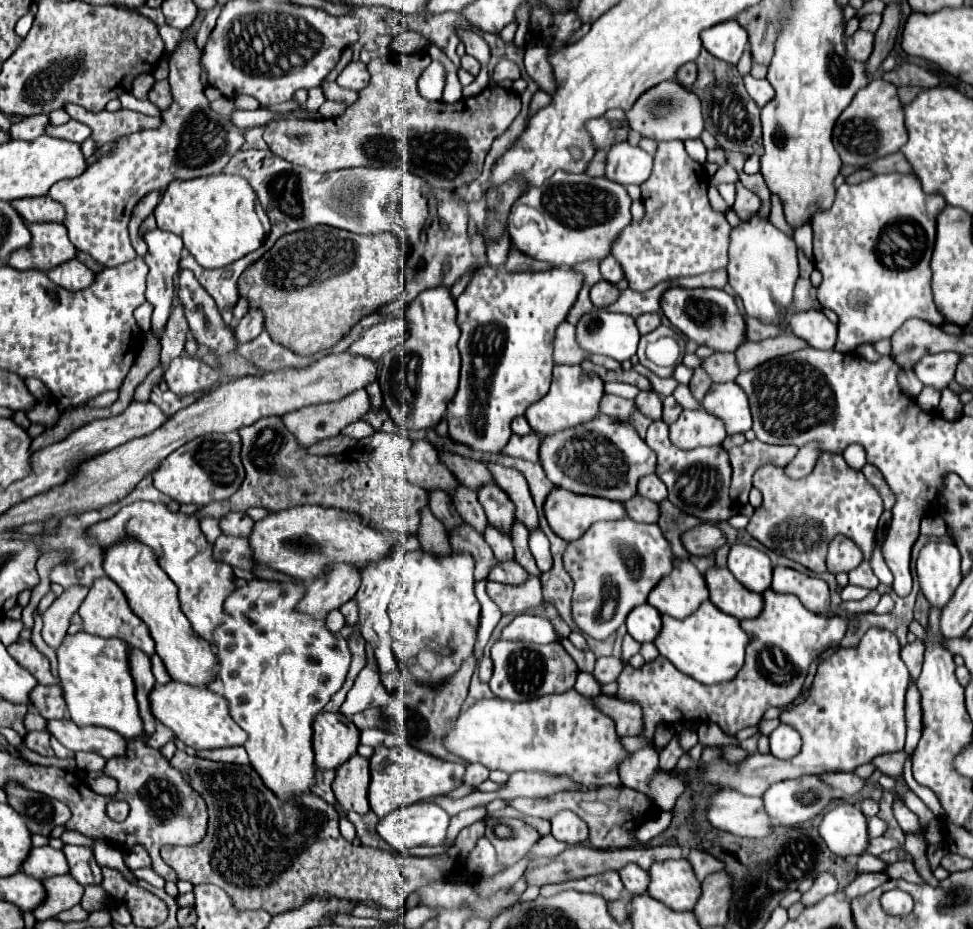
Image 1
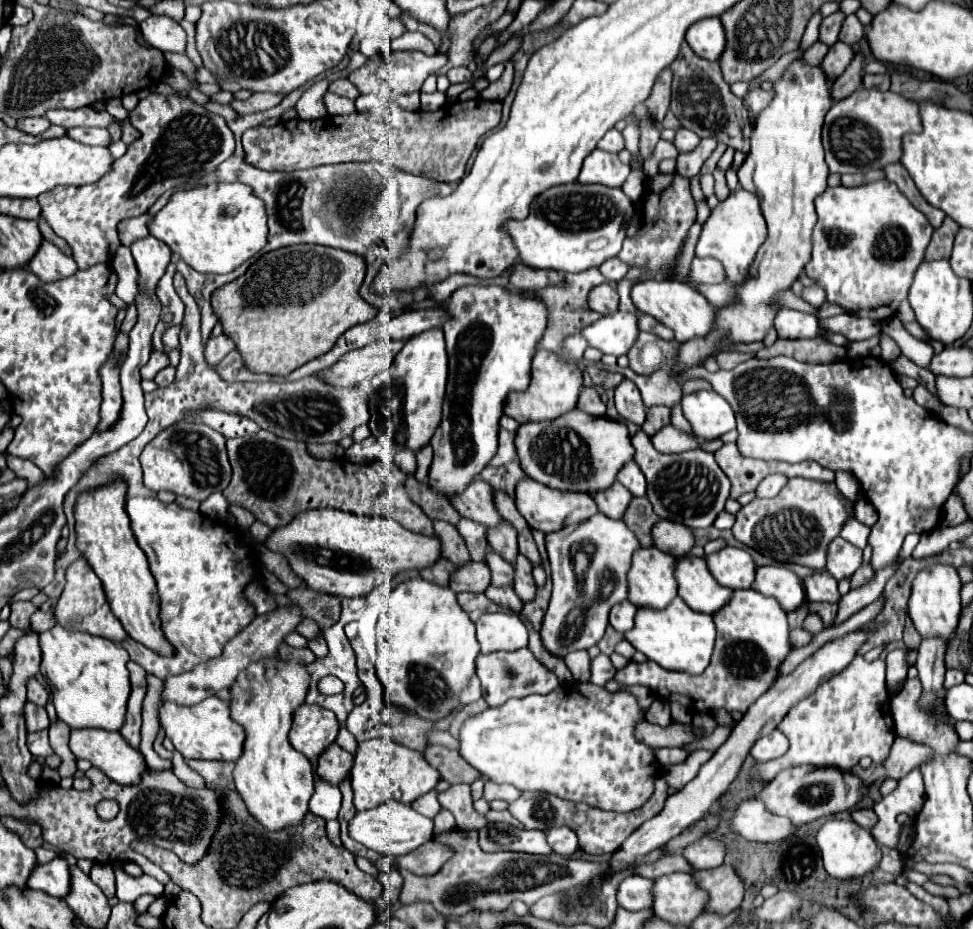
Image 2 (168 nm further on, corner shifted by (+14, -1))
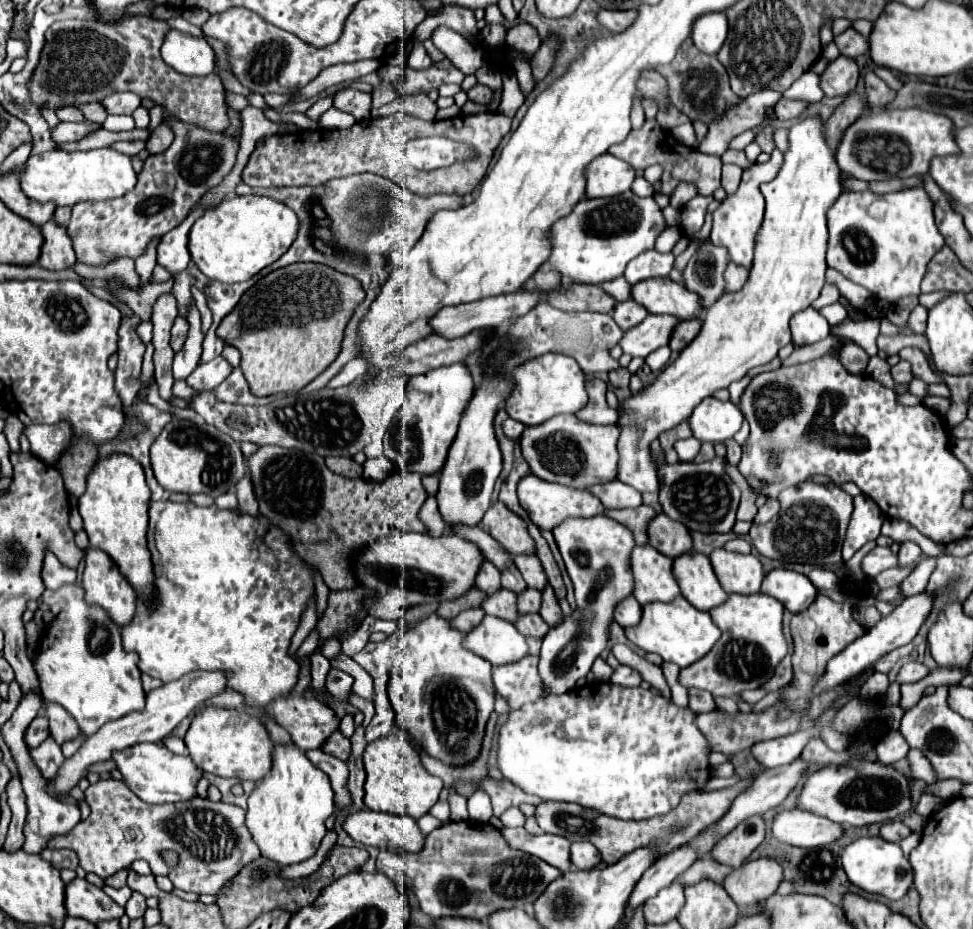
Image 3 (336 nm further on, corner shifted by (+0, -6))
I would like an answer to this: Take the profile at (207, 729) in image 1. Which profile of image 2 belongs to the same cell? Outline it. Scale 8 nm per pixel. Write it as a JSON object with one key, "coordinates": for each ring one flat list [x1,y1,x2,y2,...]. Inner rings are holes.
{"coordinates":[[208,697,192,707,180,707,176,703,164,703,160,707,160,723,166,737,172,741,174,749,184,755,184,759,210,759,210,761,238,761,244,747,244,729,232,721,230,707,222,699]]}

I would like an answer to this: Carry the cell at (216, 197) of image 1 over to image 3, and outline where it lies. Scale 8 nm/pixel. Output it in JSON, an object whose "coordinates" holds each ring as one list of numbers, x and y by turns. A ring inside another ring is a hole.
{"coordinates":[[234,196,204,210,202,218,194,222,188,236,188,250,192,262,208,278,234,284,258,274,262,268,276,262,294,242,298,218,286,204,266,196]]}

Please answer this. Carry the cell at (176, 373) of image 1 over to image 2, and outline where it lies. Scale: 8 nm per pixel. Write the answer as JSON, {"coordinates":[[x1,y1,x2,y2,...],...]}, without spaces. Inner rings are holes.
{"coordinates":[[166,367,164,371,160,371,160,373,154,377,154,383,156,383,158,387,168,387,168,385,172,383,172,379,174,379,174,373,176,373,174,367]]}

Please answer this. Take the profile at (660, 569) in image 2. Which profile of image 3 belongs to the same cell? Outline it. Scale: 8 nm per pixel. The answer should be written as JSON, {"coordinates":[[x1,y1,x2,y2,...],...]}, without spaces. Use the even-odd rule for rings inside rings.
{"coordinates":[[652,546,632,550,634,598,644,606,648,602,672,602,680,596,680,586,672,574,672,560]]}

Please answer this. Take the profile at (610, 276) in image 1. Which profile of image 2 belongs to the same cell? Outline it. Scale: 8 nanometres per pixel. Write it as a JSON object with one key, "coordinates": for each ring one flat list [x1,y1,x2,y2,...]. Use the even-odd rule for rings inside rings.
{"coordinates":[[612,257,608,261,604,261,604,265,600,265,600,273,610,279,610,281,620,281,626,277,626,273,630,271,630,265,628,263,622,263,618,257]]}

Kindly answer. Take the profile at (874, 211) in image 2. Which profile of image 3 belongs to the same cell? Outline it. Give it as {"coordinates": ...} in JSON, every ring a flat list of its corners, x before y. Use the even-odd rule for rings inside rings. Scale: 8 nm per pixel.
{"coordinates":[[904,188,892,194,864,192,842,192,828,210,828,252,826,262,830,268,842,272,854,284,864,286,882,302,896,304,904,296,920,296,920,282,932,256,944,246,944,238,934,224,932,204,922,188]]}

